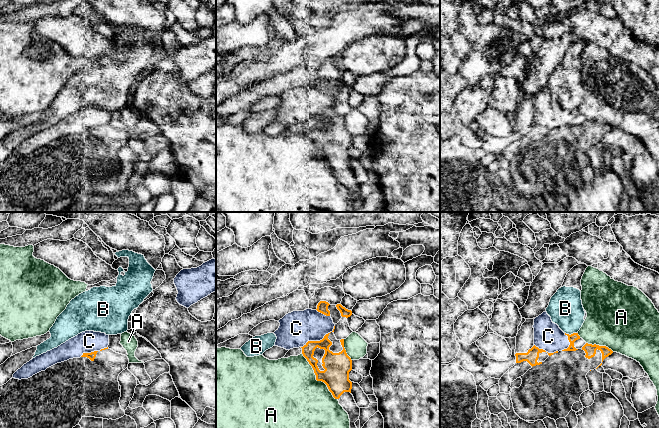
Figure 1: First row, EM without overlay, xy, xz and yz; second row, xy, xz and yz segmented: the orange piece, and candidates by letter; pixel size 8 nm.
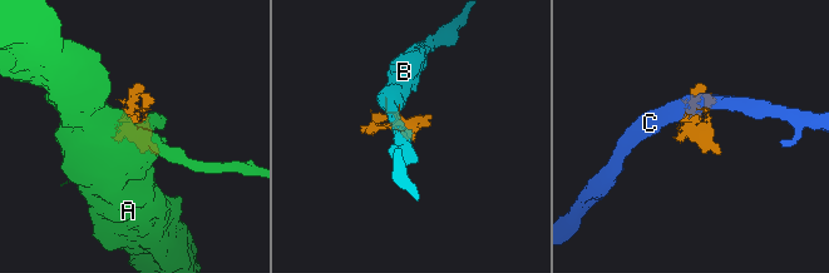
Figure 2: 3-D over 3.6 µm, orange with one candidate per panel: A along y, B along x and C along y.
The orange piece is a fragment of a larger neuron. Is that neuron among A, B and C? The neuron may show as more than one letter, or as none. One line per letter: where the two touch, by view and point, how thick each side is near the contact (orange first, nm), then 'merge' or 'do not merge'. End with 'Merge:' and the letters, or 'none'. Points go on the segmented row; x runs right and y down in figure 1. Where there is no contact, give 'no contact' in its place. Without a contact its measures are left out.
A: xz (316, 379) | 220/500 nm | do not merge
B: yz (571, 334) | 70/280 nm | do not merge
C: xz (320, 340) | 220/280 nm | do not merge
Merge: none

